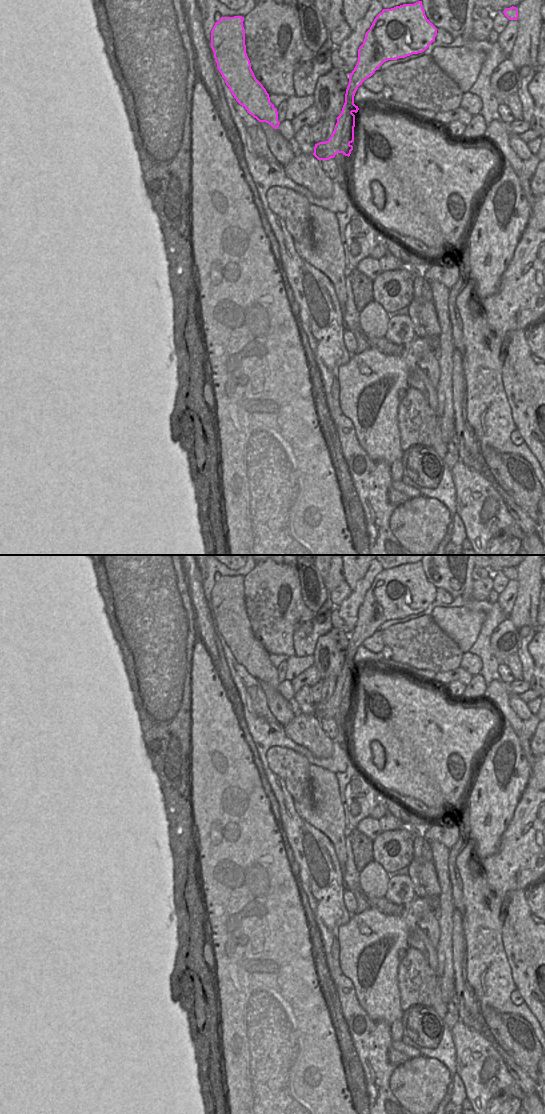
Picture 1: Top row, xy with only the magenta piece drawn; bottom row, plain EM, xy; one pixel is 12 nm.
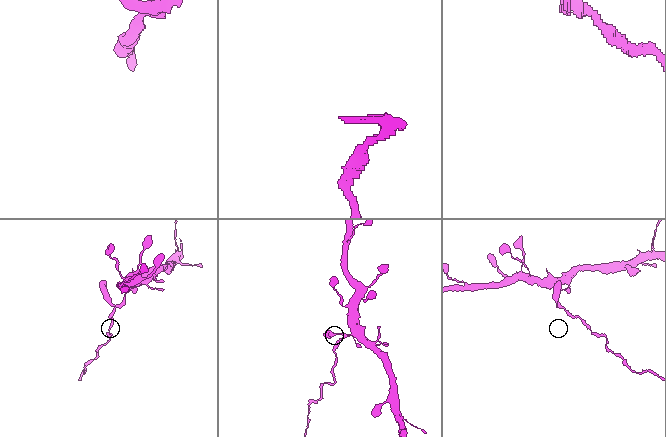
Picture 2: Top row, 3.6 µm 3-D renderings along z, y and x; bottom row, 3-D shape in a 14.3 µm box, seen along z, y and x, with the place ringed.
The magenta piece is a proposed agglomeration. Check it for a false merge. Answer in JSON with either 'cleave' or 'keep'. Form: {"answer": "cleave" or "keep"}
{"answer": "cleave"}

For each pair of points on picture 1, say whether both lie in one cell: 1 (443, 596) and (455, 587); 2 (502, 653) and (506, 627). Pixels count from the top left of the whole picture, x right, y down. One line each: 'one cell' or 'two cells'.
1: two cells
2: one cell

